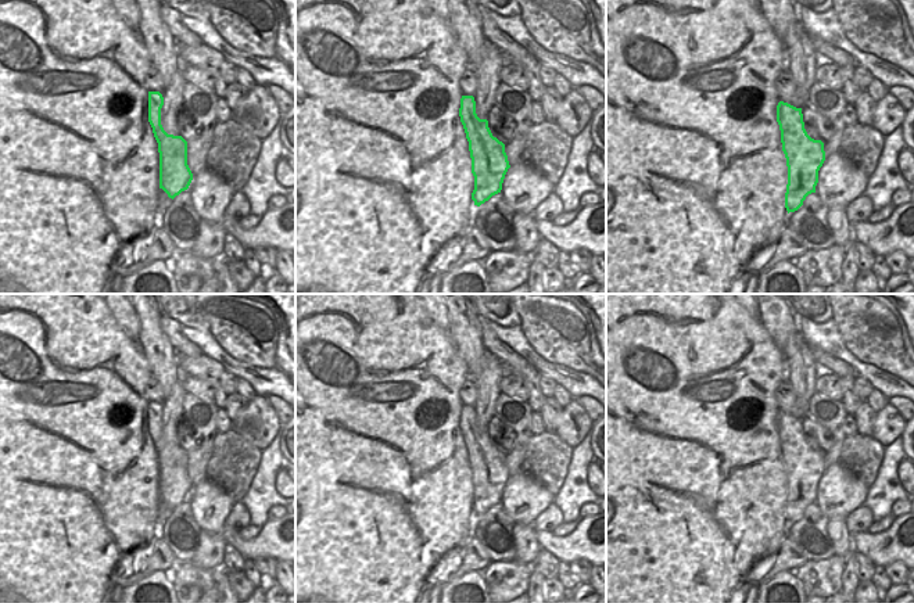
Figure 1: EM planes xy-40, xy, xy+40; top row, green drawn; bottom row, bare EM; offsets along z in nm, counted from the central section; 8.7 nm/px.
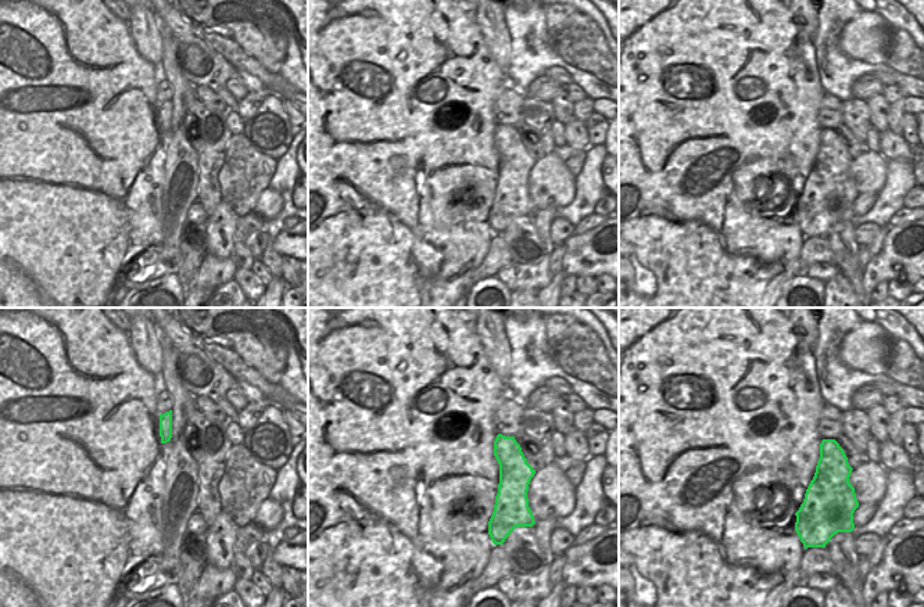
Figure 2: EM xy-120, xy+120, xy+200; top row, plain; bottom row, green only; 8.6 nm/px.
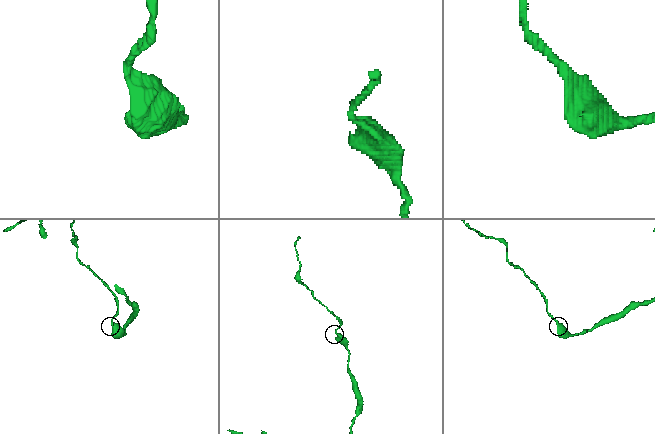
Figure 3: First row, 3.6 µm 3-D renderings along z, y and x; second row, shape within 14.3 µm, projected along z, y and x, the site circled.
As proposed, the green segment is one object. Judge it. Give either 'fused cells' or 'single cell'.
fused cells

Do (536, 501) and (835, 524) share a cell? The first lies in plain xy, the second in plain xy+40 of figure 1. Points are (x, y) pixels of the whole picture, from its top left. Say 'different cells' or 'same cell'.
different cells

